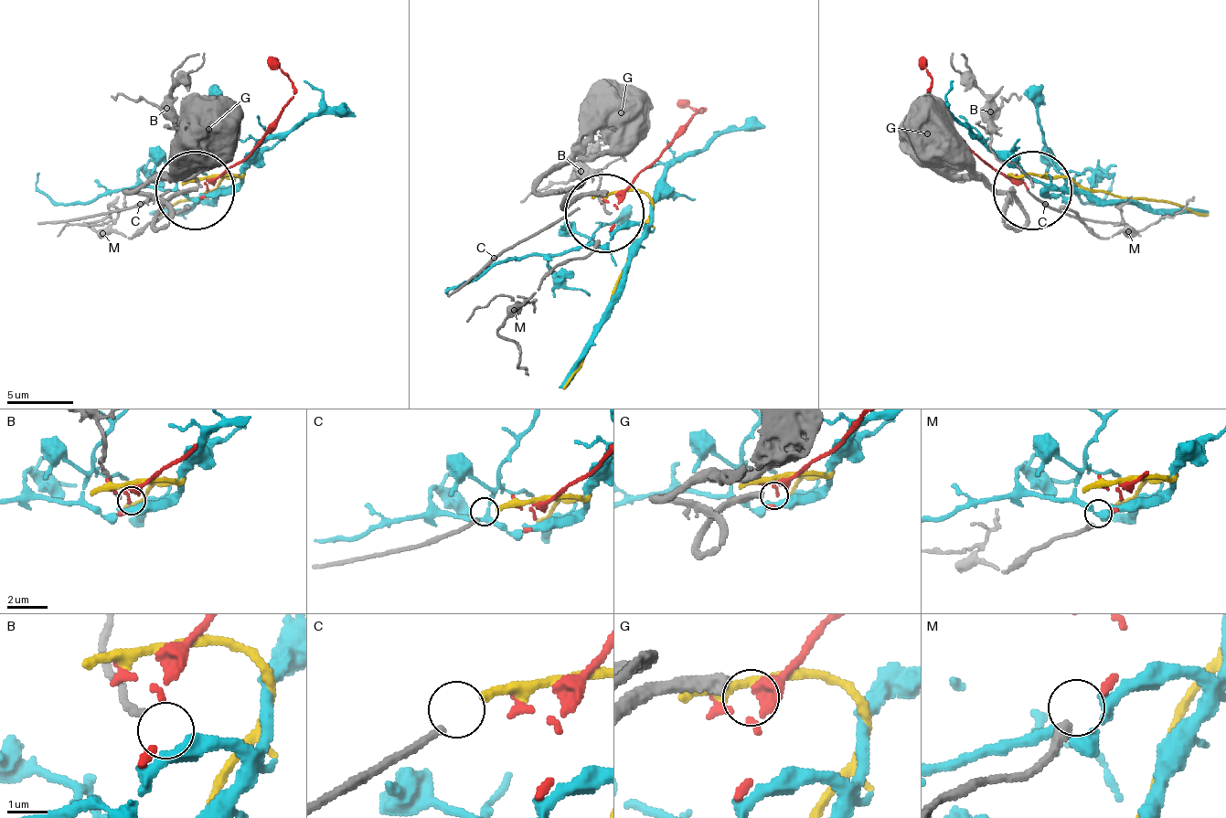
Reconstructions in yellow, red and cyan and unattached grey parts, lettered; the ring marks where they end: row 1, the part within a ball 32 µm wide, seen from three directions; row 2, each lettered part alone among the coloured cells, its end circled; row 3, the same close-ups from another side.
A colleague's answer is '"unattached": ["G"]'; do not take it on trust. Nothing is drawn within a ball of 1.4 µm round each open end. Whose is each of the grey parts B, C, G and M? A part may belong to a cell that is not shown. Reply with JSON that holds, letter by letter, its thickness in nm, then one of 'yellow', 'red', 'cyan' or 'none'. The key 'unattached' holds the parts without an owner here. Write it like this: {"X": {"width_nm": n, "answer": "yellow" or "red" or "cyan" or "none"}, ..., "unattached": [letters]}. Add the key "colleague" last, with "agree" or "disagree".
{"B": {"width_nm": 160, "answer": "cyan"}, "C": {"width_nm": 170, "answer": "yellow"}, "G": {"width_nm": 280, "answer": "none"}, "M": {"width_nm": 280, "answer": "red"}, "unattached": ["G"], "colleague": "agree"}

